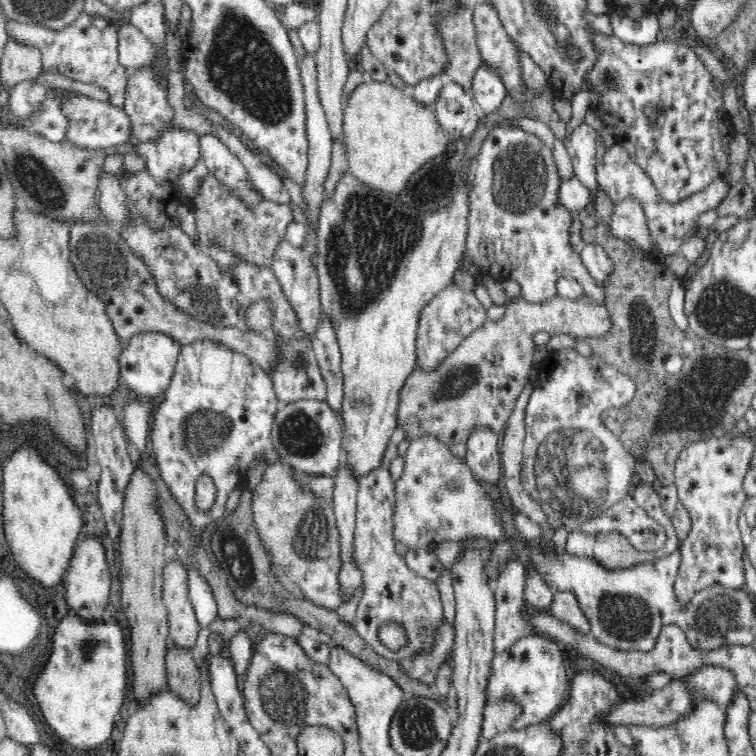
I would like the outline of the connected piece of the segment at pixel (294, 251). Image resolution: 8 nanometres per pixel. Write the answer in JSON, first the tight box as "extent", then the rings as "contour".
{"extent":[271,240,321,341],"contour":[[[286,240],[278,246],[271,262],[271,269],[274,271],[276,278],[282,285],[282,292],[285,294],[287,302],[292,305],[298,323],[304,331],[305,338],[310,341],[313,337],[316,327],[319,325],[321,317],[321,301],[319,288],[319,274],[316,267],[312,265],[312,261],[308,258],[302,248],[294,248]]]}

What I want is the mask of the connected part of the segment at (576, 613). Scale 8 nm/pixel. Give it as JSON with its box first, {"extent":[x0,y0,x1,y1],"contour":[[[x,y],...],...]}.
{"extent":[548,591,590,634],"contour":[[[557,591],[553,595],[551,609],[548,612],[558,620],[568,623],[573,628],[583,634],[590,634],[590,625],[588,619],[581,611],[579,602],[573,592]]]}

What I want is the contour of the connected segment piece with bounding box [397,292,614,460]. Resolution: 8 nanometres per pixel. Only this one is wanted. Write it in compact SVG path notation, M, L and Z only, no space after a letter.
M584 292L578 300L568 300L556 296L548 303L528 303L521 299L512 300L506 306L506 316L497 321L486 319L484 324L467 336L434 370L424 371L416 368L408 376L400 392L397 412L398 430L412 441L422 434L431 434L443 442L452 454L464 460L467 454L467 440L478 430L492 430L493 434L503 434L508 417L512 414L514 403L527 383L528 372L532 368L532 355L535 346L531 343L538 330L546 330L550 335L571 334L578 338L606 338L612 332L611 316L606 306L594 307L588 304Z

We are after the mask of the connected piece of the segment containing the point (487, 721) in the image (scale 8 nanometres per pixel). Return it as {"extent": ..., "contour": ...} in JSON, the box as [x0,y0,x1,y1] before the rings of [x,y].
{"extent":[481,696,522,740],"contour":[[[511,696],[488,701],[484,707],[481,735],[490,740],[498,733],[512,728],[513,722],[520,716],[522,709]]]}

